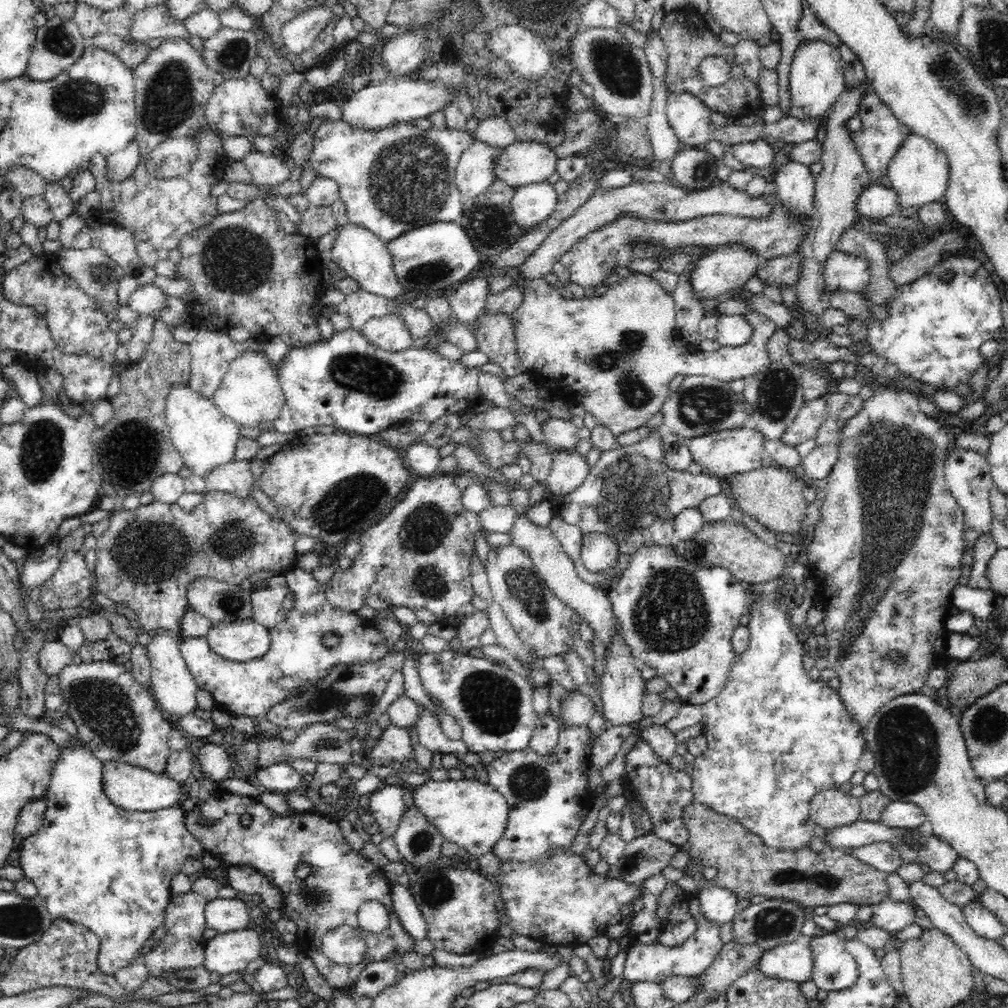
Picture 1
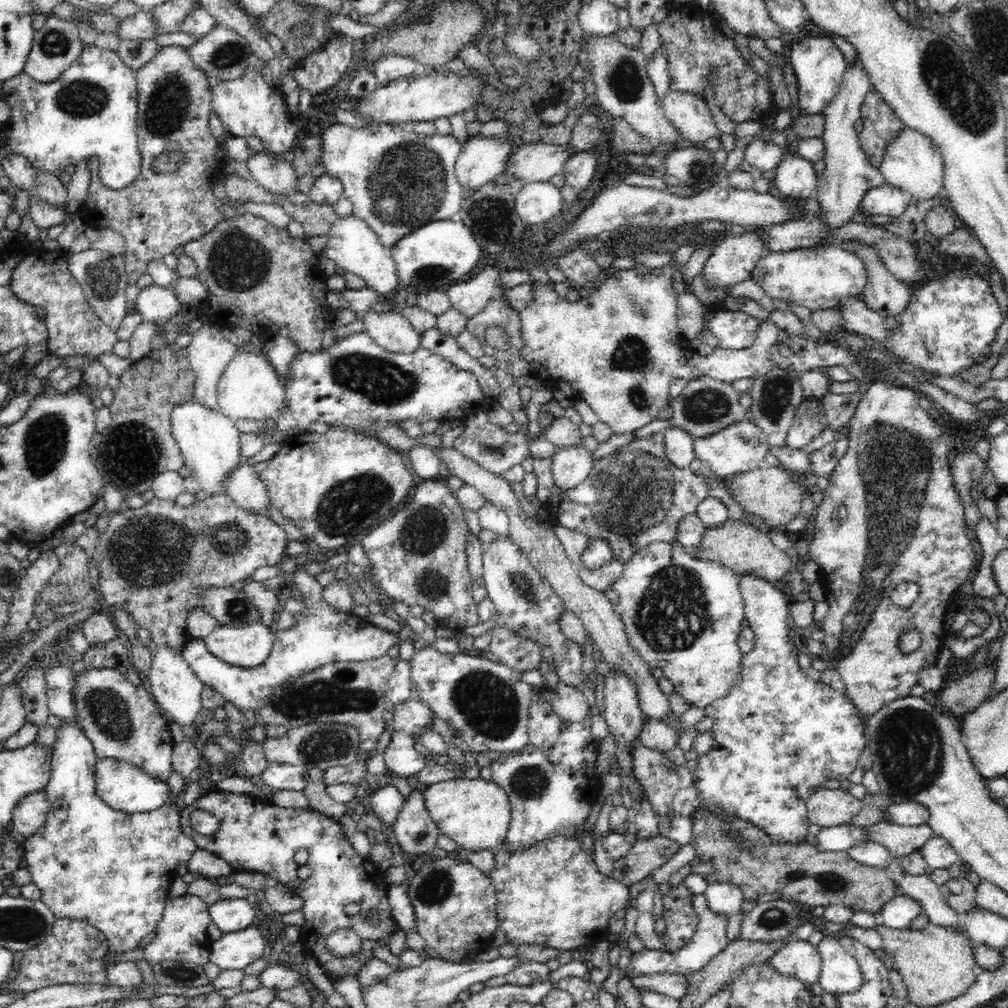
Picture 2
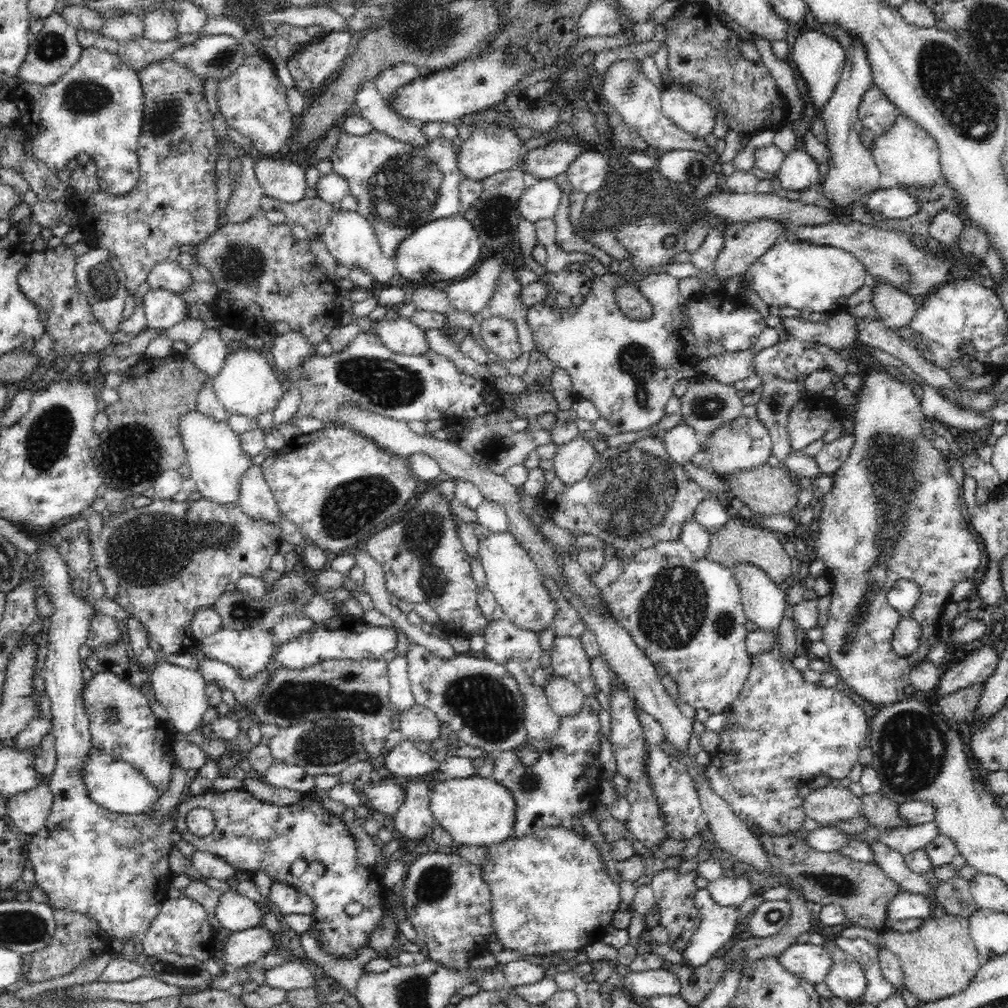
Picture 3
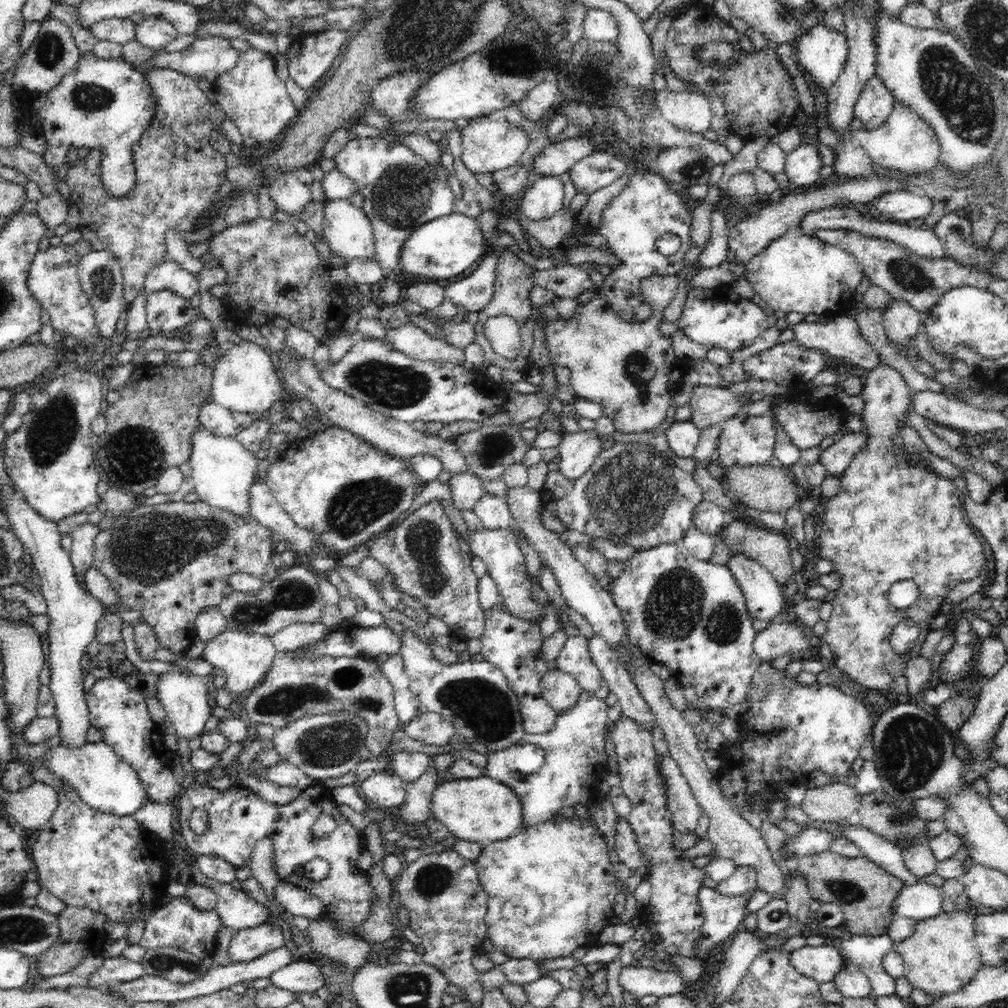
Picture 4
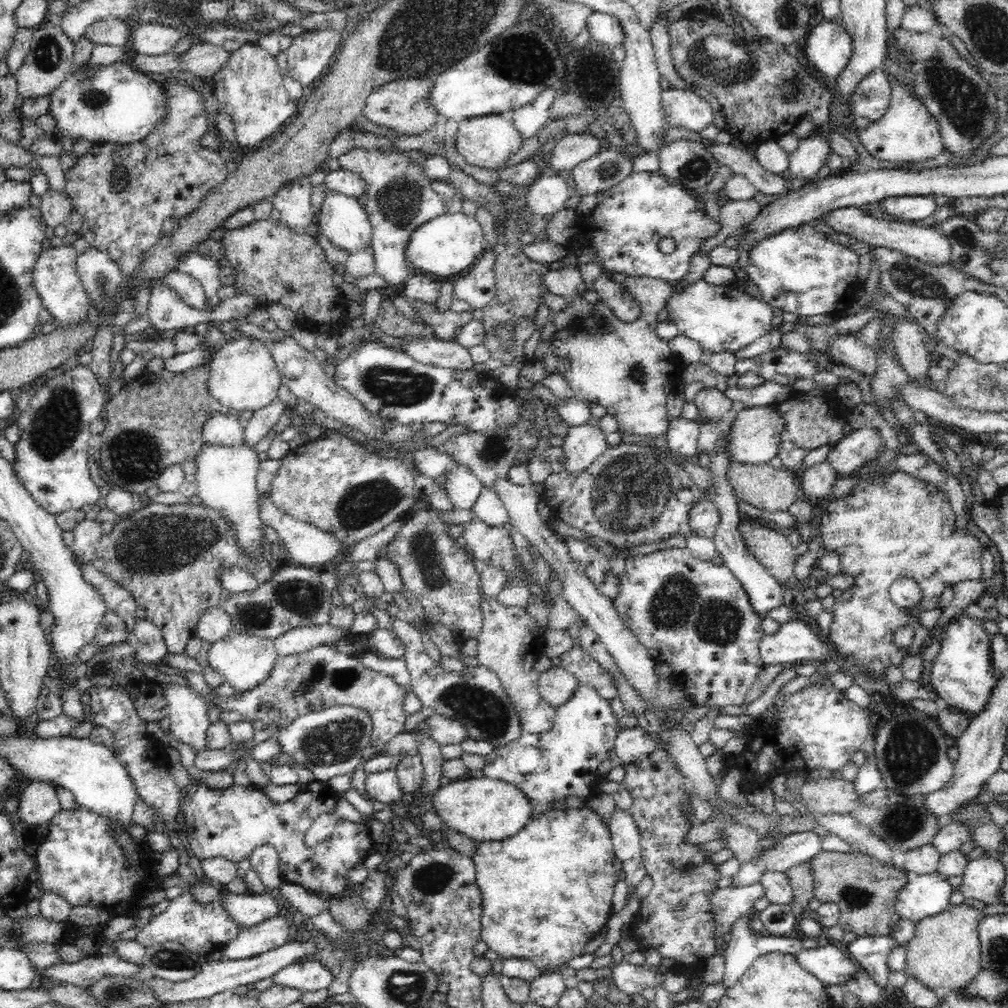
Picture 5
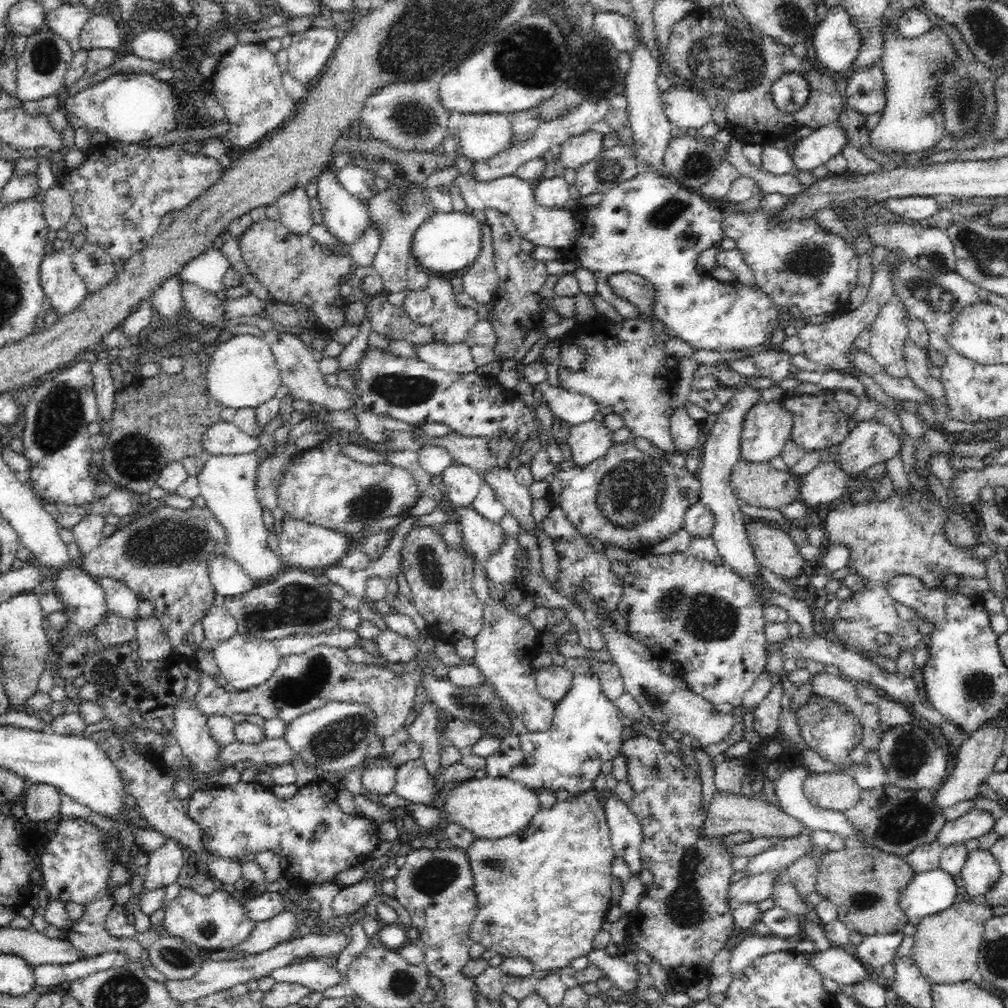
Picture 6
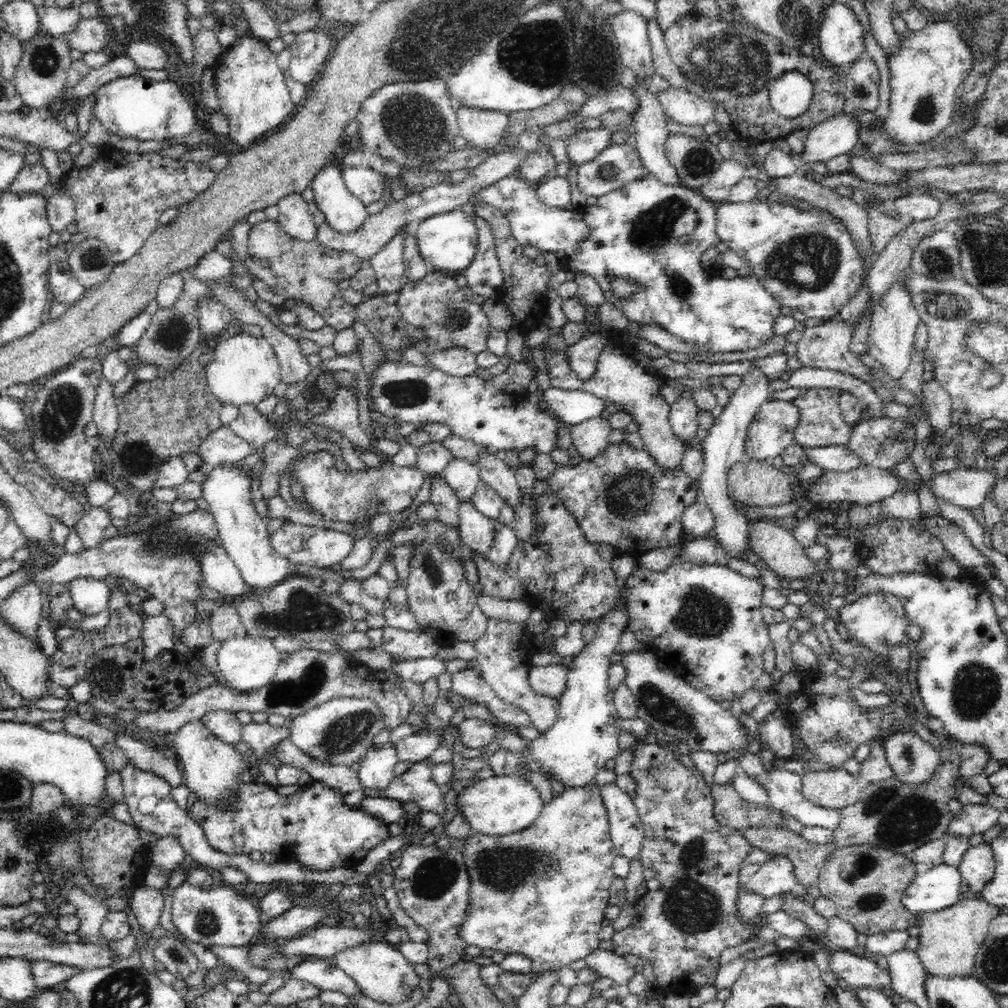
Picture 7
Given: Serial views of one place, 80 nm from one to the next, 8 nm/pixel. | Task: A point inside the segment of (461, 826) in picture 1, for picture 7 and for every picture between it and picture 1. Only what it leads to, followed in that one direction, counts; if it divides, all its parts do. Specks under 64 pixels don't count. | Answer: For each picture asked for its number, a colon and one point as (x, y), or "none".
2: (475, 813)
3: (477, 811)
4: (482, 810)
5: (485, 809)
6: (488, 807)
7: (504, 804)

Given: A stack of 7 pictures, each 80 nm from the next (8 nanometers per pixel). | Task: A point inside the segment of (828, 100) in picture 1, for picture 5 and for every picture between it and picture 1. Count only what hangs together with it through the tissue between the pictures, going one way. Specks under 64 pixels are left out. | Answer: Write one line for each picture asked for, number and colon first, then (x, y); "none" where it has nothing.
2: (819, 66)
3: (820, 58)
4: (822, 53)
5: (828, 49)

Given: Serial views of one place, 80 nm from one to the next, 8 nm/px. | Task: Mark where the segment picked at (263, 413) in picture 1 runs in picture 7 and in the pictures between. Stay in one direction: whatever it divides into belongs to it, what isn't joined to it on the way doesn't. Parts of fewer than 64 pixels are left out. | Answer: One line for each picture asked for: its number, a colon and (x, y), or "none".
2: (249, 389)
3: (246, 385)
4: (244, 379)
5: (243, 376)
6: (243, 373)
7: (244, 369)

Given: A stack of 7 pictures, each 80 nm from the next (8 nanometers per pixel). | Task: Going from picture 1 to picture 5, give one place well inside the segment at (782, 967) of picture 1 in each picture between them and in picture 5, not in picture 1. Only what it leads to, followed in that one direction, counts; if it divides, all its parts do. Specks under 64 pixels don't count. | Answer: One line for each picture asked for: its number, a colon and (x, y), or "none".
2: (799, 959)
3: (810, 962)
4: (821, 963)
5: (828, 964)

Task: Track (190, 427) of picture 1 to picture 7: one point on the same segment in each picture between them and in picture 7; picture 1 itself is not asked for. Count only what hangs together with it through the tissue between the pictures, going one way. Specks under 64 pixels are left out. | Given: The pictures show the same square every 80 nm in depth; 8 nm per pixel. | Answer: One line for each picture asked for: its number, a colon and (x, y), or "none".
2: (209, 442)
3: (213, 450)
4: (223, 470)
5: (226, 477)
6: (228, 484)
7: (242, 531)

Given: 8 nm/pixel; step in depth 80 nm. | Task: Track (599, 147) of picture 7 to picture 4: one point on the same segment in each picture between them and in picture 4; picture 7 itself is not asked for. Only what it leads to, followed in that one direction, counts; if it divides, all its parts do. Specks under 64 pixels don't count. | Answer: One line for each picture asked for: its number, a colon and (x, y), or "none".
4: (555, 159)
5: (570, 150)
6: (577, 150)

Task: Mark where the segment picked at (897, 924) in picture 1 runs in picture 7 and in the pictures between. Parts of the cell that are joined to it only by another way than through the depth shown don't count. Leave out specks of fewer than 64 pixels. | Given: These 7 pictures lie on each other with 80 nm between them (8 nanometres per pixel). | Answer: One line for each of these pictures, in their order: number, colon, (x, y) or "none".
2: (898, 913)
3: (906, 905)
4: (922, 901)
5: (927, 895)
6: (931, 892)
7: (938, 888)

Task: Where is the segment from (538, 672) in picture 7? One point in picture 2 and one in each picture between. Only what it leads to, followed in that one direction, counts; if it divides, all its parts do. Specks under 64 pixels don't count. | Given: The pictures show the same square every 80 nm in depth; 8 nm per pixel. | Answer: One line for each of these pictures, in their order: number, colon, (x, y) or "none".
2: (570, 704)
3: (565, 698)
4: (561, 691)
5: (556, 685)
6: (552, 682)

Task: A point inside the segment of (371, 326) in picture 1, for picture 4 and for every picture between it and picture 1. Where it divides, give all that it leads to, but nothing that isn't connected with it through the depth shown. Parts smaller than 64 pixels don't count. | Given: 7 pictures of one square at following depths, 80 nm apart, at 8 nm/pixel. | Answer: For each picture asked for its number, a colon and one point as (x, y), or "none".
2: (393, 331)
3: (401, 335)
4: (409, 339)

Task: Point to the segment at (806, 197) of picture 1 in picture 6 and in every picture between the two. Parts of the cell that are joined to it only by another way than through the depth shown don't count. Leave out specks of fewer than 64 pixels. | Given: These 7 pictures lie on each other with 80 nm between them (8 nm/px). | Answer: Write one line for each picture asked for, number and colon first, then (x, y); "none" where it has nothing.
2: (795, 177)
3: (799, 171)
4: (803, 165)
5: (805, 162)
6: (816, 149)

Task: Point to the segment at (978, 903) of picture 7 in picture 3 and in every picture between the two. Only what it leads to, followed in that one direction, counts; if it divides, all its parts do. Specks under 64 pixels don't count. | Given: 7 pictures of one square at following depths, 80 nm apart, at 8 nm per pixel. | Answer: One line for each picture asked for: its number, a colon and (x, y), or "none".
3: (939, 959)
4: (941, 957)
5: (945, 951)
6: (946, 947)

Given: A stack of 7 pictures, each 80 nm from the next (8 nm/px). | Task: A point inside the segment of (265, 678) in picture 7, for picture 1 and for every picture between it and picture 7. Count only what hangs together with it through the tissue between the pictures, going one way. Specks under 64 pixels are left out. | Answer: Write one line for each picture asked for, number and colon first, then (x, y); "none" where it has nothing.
1: (244, 640)
2: (247, 646)
3: (249, 651)
4: (246, 657)
5: (244, 660)
6: (245, 661)

